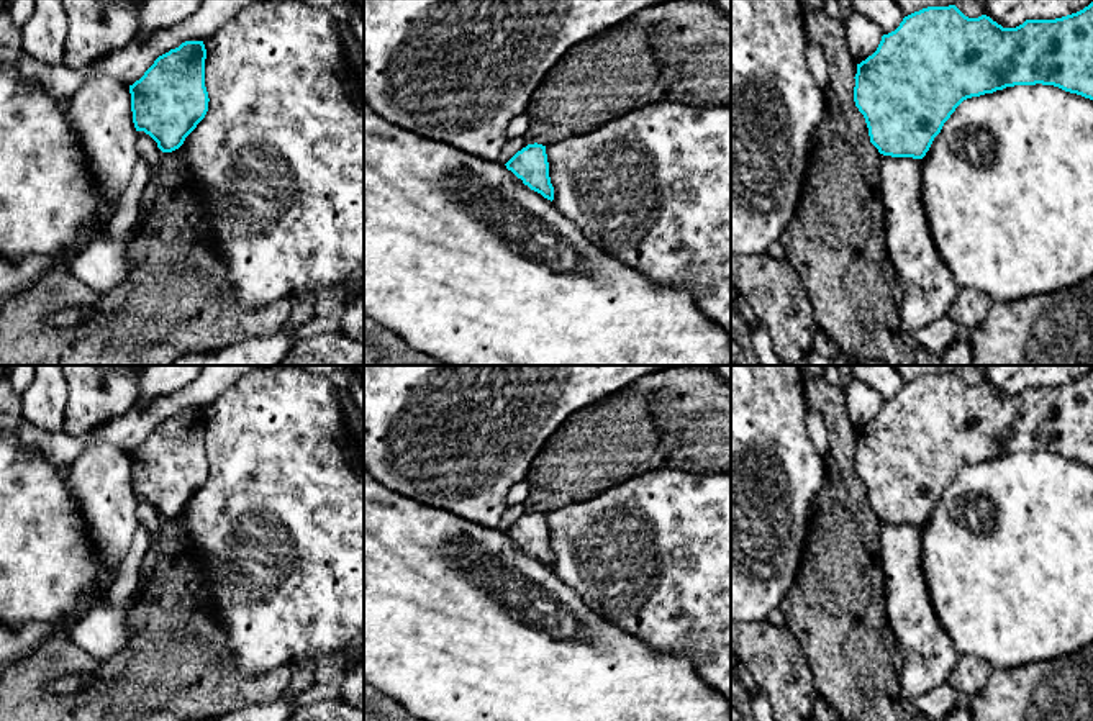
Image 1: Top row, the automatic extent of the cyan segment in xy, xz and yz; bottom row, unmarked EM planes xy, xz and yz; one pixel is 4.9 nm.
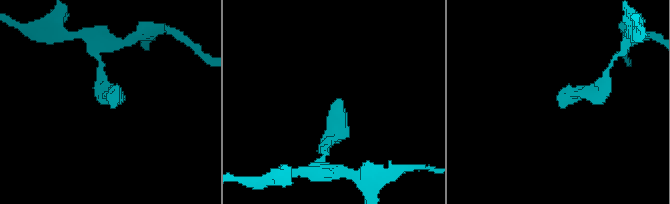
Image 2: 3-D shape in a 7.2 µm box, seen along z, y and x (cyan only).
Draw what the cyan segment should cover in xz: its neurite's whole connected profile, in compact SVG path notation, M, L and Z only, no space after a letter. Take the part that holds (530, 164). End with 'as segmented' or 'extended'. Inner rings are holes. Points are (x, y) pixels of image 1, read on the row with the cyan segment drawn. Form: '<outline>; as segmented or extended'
M537 143L528 144L518 151L505 166L531 190L541 193L551 202L554 200L554 187L549 177L546 146Z; as segmented

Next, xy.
M185 41L129 85L134 128L149 134L162 152L179 149L208 111L205 59L203 41Z; as segmented

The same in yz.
M1093 2L1077 13L1055 20L1026 20L1023 25L1016 28L1003 28L986 15L982 15L978 18L968 18L955 5L927 7L905 16L895 31L883 34L877 51L865 61L857 64L857 74L854 79L855 79L855 87L854 87L855 107L864 115L869 128L870 143L878 149L878 152L891 157L923 159L929 151L934 138L941 133L944 123L950 118L955 108L967 98L993 93L996 90L1003 90L1006 87L1014 87L1014 85L1042 84L1042 85L1054 85L1065 92L1077 93L1093 100Z; as segmented

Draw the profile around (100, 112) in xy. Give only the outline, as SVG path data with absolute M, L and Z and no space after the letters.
M110 77L88 79L69 100L67 123L79 133L88 170L102 198L100 210L111 218L139 162L129 87Z

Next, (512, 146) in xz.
M511 138L503 144L503 149L498 156L498 162L500 164L506 164L518 151L521 151L523 147L526 147L526 141L524 138Z

